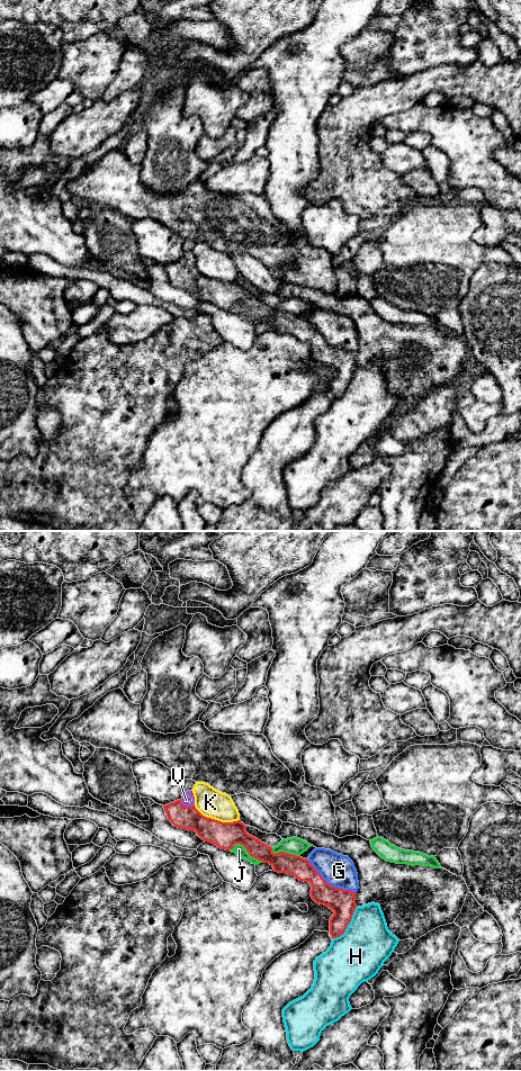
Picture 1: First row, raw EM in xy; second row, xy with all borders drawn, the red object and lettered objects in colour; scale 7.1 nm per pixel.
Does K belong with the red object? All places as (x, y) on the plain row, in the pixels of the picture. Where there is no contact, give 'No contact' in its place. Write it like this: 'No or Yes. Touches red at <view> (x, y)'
No. Touches red at xy (216, 280)

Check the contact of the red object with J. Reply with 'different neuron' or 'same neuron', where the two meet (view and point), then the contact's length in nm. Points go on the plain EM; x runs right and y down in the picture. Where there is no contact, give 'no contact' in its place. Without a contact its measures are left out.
different neuron; meets red in xy at (246, 309); contact 260 nm long

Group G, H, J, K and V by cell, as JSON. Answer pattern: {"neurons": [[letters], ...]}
{"neurons": [["G"], ["H"], ["J"], ["K"], ["V"]]}

